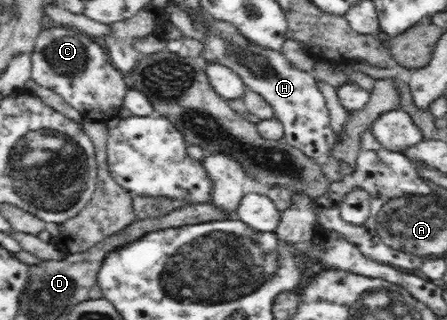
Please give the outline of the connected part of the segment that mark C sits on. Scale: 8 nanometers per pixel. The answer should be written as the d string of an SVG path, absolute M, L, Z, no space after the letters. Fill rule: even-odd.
M51 27L41 32L30 54L30 63L31 80L37 86L55 92L79 112L99 112L84 114L87 119L109 120L118 116L117 110L124 107L125 98L131 89L127 73L111 64L109 52L103 48L103 44L77 27Z

